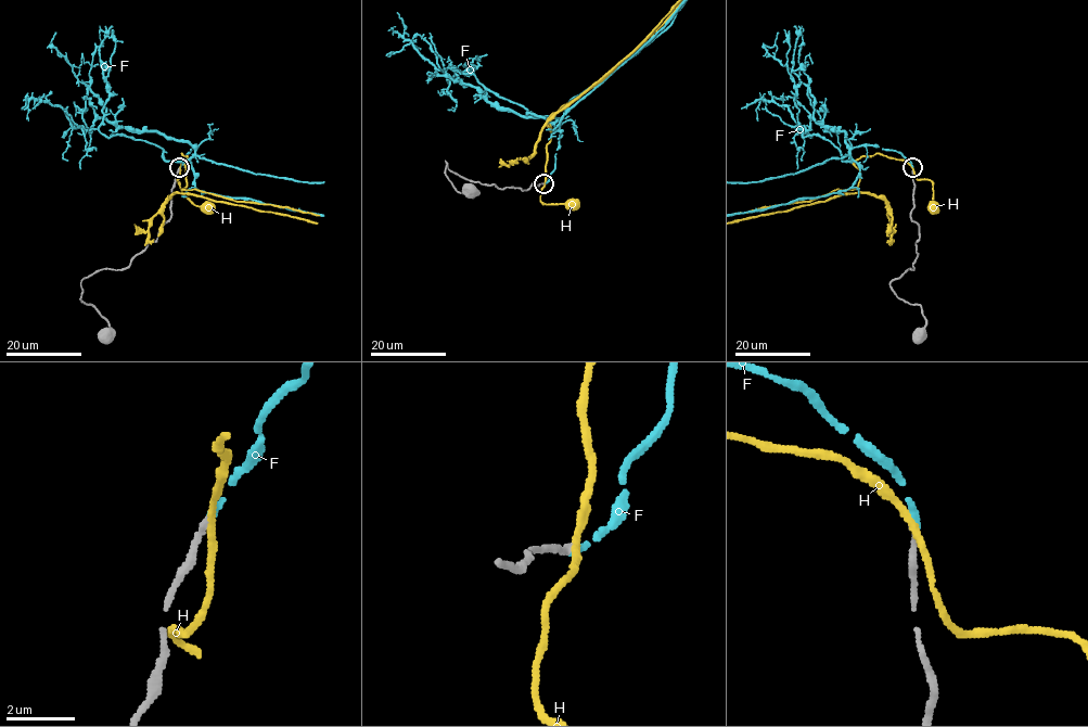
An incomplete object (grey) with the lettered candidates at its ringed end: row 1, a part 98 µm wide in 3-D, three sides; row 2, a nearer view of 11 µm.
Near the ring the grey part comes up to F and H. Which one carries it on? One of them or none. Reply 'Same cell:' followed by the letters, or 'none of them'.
Same cell: F

